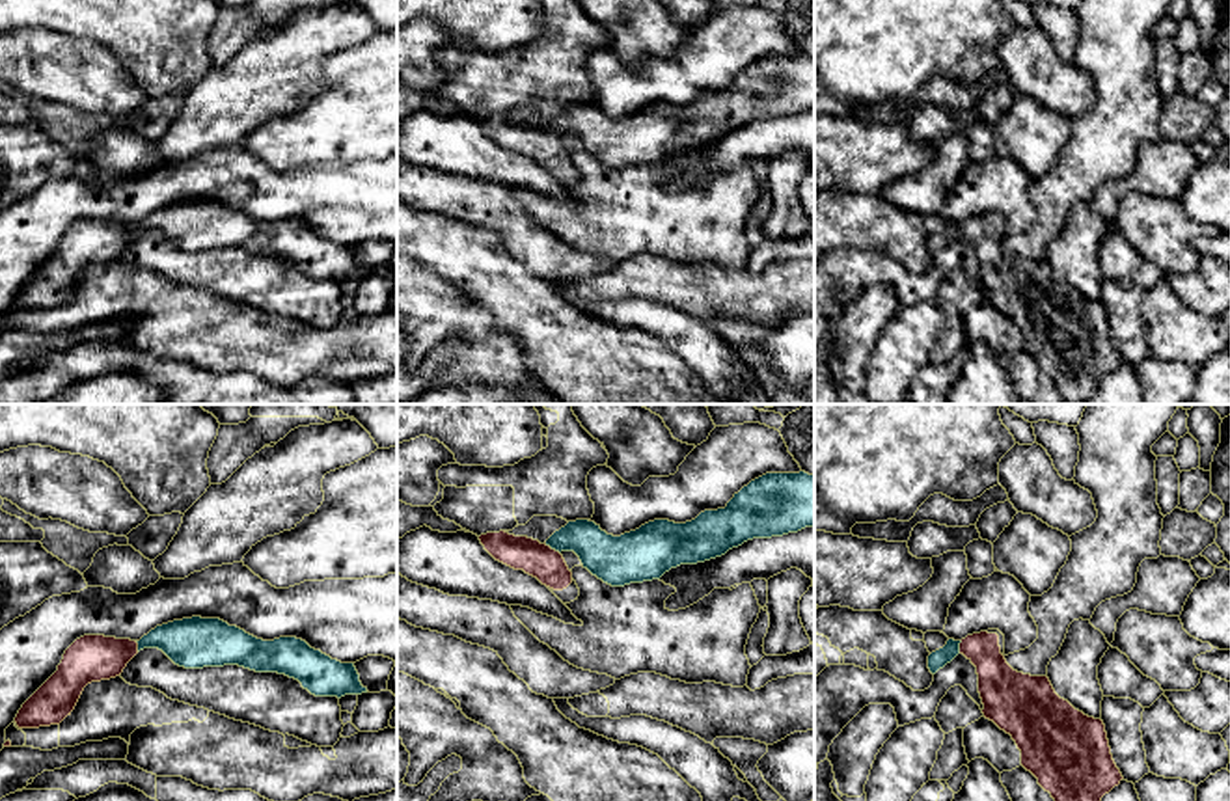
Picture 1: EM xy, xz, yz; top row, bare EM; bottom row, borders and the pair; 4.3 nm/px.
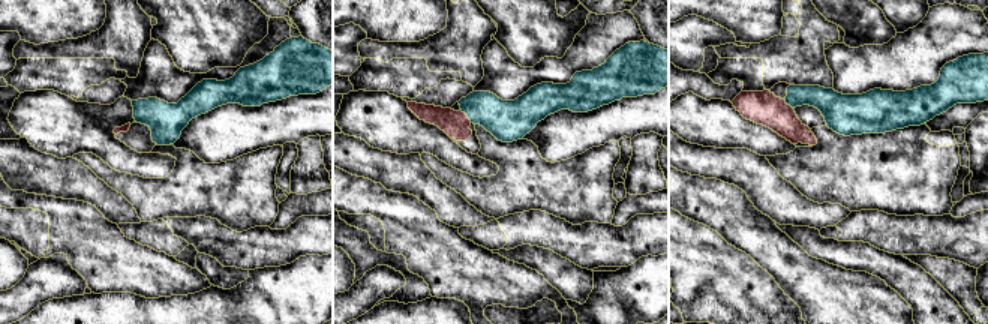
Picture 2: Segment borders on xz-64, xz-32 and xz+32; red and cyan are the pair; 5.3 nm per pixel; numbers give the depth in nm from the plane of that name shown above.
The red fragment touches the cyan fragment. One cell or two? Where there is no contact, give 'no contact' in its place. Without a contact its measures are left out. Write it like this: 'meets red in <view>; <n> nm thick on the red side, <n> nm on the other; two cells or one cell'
meets red in xz; 150 nm thick on the red side, 190 nm on the other; one cell

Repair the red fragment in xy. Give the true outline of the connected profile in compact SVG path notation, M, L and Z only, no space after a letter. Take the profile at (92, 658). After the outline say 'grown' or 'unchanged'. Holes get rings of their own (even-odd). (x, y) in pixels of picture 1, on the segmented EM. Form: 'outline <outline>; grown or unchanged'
outline M183 618L157 626L140 641L84 635L63 654L58 671L22 704L19 728L60 725L75 710L84 687L110 680L144 648L162 650L184 669L239 665L255 672L294 678L315 697L367 693L354 663L341 663L296 637L257 639L220 618Z; grown

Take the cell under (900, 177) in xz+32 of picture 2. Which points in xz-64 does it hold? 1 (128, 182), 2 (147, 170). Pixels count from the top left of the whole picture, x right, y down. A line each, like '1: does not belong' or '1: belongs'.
1: belongs
2: does not belong

